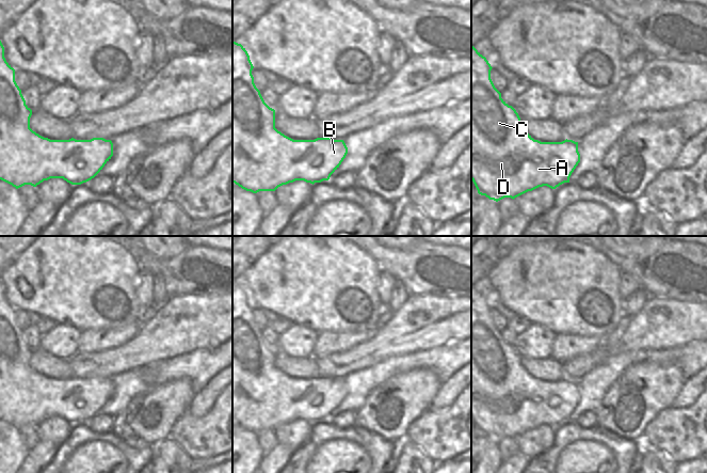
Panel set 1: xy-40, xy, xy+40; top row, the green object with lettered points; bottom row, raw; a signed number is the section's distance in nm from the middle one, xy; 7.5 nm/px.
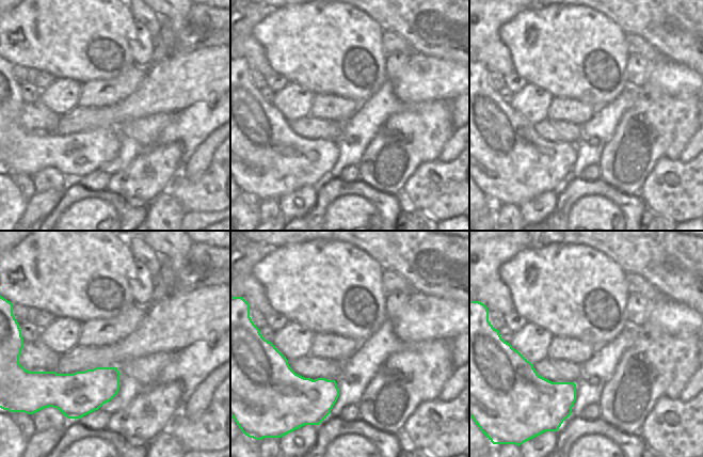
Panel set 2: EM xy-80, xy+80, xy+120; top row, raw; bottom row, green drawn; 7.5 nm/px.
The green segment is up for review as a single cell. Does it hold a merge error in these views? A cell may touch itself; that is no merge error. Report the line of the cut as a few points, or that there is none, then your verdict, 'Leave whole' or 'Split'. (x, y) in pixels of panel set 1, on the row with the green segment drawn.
No split. Leave whole

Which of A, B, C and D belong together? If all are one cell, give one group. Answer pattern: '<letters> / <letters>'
A B C D

